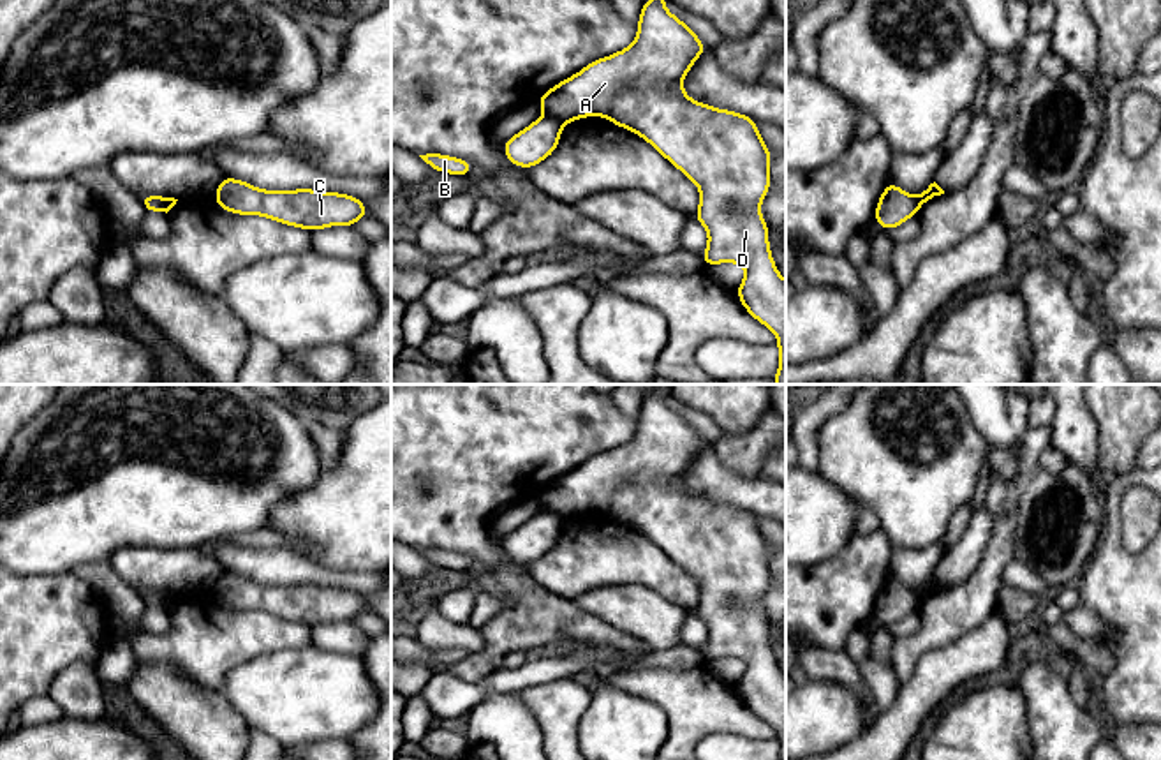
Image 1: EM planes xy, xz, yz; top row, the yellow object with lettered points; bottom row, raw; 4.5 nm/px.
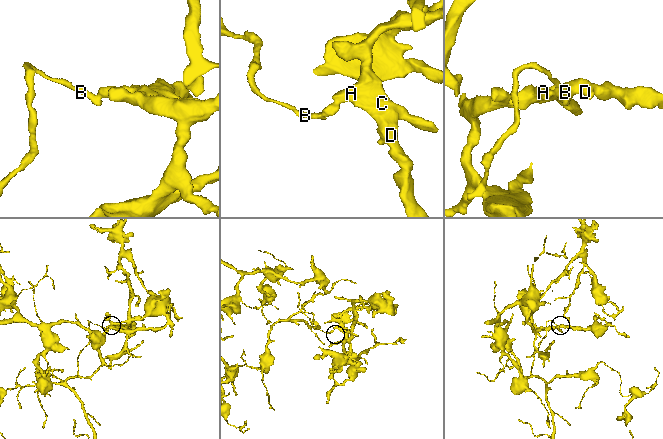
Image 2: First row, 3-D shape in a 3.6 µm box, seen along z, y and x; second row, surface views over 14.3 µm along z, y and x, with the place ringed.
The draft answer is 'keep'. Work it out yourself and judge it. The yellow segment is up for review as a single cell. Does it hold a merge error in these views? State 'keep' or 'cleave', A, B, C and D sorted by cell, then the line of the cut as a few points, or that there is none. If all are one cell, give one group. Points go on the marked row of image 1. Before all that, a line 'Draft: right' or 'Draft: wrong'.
Draft: wrong
cleave; A C D / B; cut in xz along (550, 115), (562, 124)

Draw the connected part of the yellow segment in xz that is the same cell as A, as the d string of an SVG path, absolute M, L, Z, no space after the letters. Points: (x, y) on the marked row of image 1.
M648 0L641 4L638 34L629 48L590 62L544 92L537 102L562 123L597 115L636 132L698 185L699 208L694 219L708 233L701 261L705 266L738 263L745 268L736 287L738 300L756 321L777 335L780 365L772 381L786 384L786 280L773 263L770 229L759 212L770 190L768 168L773 159L754 118L696 102L682 90L685 74L705 51L708 49L698 35L662 0Z

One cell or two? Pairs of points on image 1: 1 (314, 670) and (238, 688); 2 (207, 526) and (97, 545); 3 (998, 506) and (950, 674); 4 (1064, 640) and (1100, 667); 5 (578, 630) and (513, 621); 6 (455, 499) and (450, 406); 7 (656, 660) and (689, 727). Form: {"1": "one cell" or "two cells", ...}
{"1": "one cell", "2": "one cell", "3": "two cells", "4": "one cell", "5": "one cell", "6": "one cell", "7": "two cells"}

